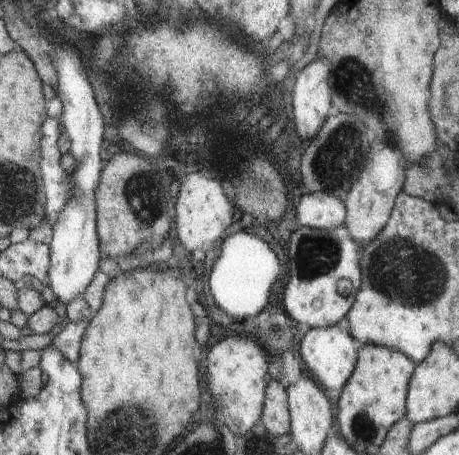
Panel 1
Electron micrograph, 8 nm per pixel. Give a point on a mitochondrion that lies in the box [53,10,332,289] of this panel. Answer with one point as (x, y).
(241, 158)

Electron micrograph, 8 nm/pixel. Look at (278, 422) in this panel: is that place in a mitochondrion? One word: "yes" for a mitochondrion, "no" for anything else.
no

